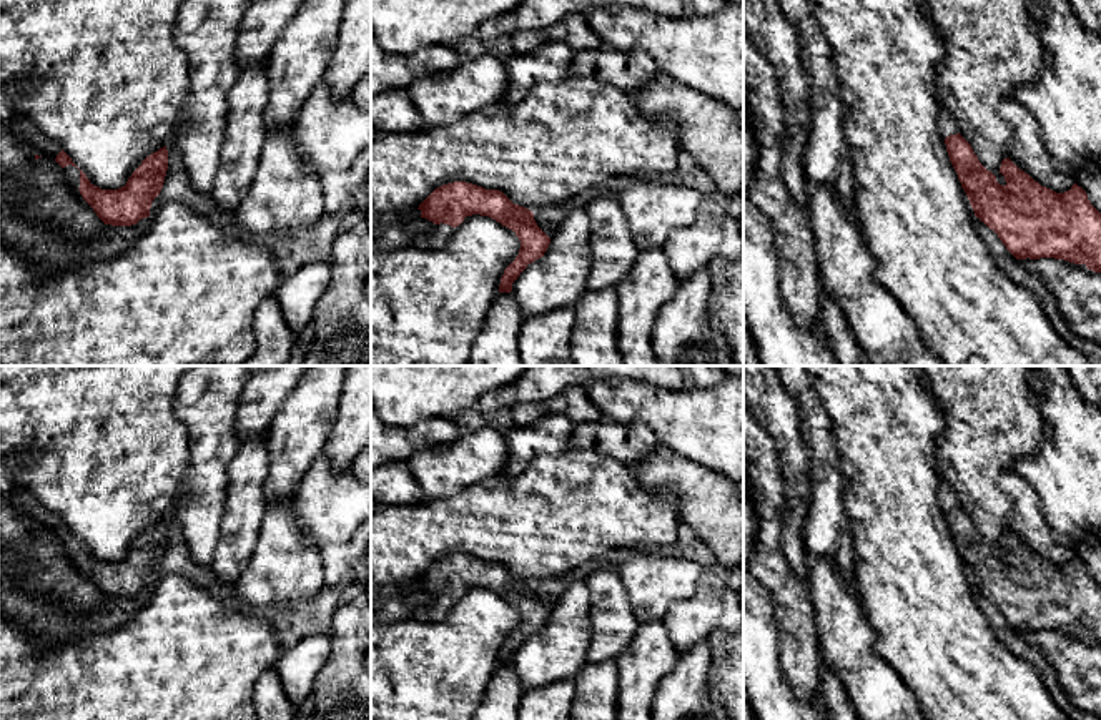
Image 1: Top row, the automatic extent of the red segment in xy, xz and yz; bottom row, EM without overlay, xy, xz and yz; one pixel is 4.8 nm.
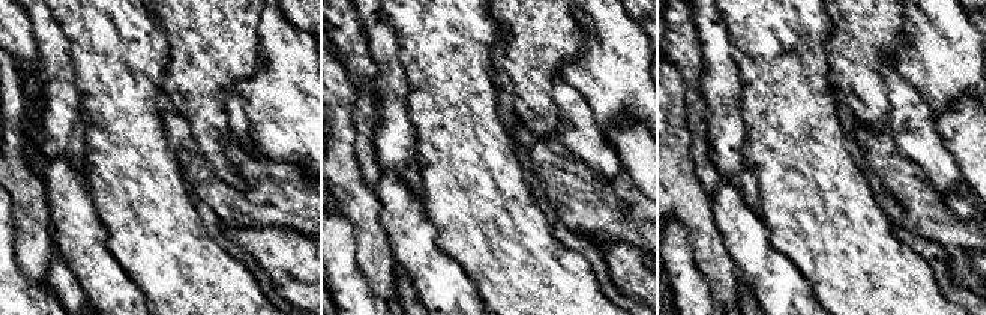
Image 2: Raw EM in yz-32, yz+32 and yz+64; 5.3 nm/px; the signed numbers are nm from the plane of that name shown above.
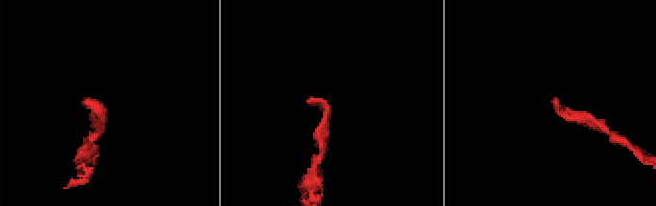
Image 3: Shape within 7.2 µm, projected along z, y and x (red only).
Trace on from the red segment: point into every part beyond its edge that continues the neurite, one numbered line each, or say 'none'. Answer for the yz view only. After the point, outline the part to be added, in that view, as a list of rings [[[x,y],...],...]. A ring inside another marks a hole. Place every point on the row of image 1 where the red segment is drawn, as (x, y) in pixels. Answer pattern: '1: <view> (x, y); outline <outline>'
none

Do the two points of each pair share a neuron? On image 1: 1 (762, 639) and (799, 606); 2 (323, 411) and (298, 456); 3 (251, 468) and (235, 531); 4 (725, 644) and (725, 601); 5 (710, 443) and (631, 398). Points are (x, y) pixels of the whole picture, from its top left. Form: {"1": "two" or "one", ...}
{"1": "two", "2": "one", "3": "one", "4": "two", "5": "one"}

